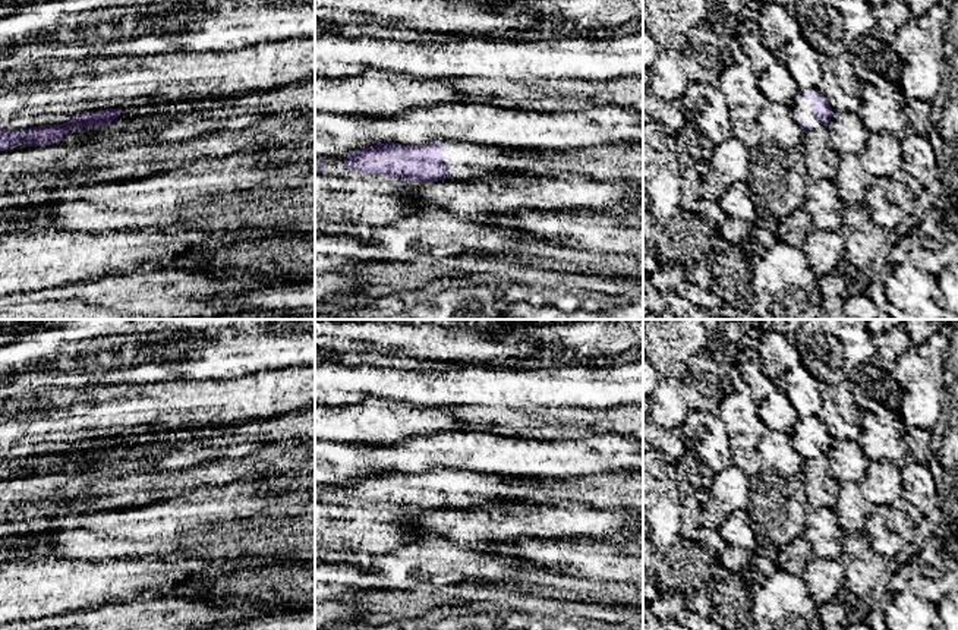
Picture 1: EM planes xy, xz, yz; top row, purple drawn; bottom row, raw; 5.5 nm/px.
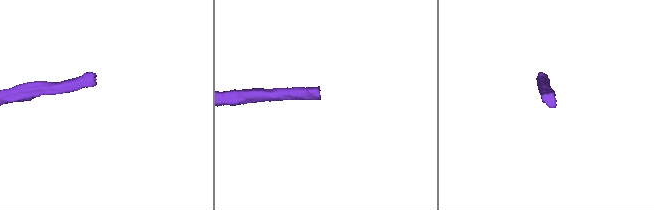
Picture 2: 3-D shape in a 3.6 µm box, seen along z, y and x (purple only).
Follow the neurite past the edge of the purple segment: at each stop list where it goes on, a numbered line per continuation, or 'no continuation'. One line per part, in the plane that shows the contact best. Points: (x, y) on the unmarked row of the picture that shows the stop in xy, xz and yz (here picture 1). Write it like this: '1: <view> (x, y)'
1: yz (800, 438)

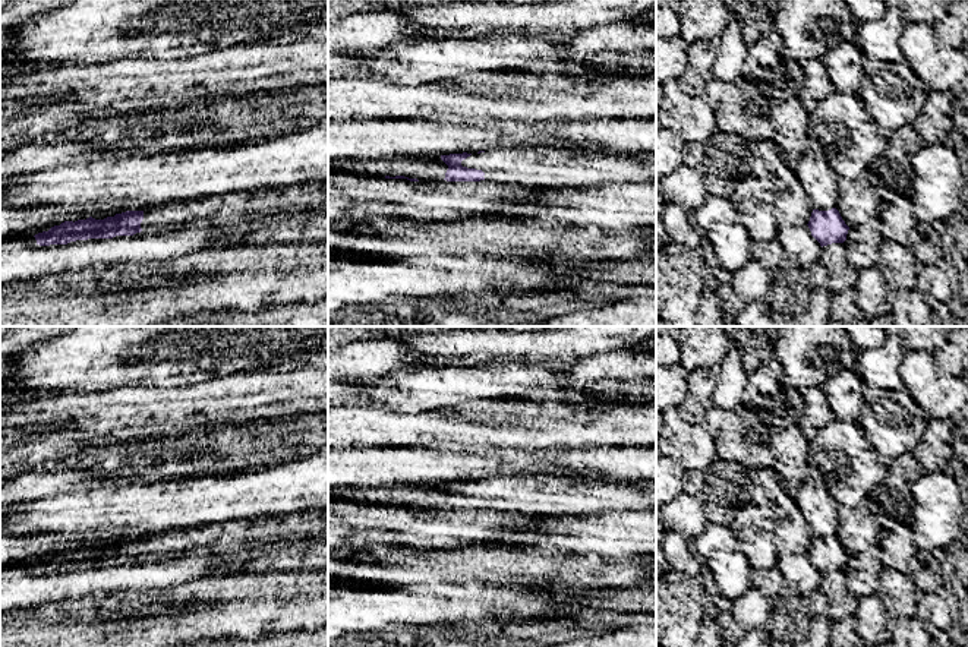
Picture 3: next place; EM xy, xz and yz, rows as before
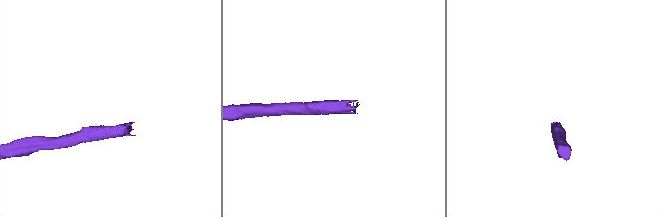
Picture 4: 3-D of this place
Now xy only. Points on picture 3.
1: xy (237, 536)

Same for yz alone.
no continuation

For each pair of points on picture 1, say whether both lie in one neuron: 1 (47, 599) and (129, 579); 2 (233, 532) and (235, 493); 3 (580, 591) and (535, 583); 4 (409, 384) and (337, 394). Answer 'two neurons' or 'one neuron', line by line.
1: one neuron
2: one neuron
3: one neuron
4: one neuron

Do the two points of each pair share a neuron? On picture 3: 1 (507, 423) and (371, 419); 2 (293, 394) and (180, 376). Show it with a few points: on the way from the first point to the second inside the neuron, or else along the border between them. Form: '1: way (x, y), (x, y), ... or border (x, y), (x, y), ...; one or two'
1: way (473, 423), (404, 426); one
2: border (239, 372), (172, 388); two

